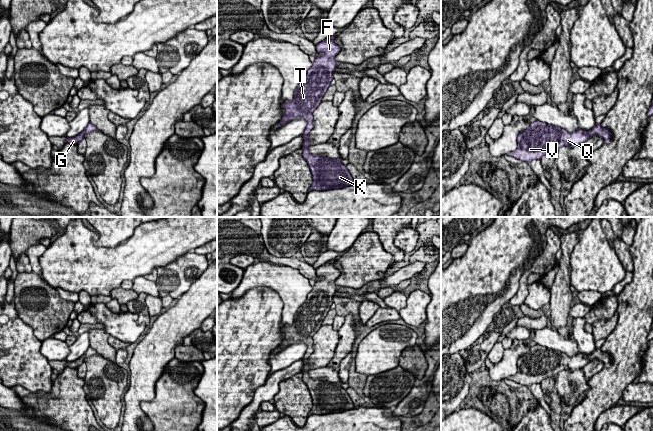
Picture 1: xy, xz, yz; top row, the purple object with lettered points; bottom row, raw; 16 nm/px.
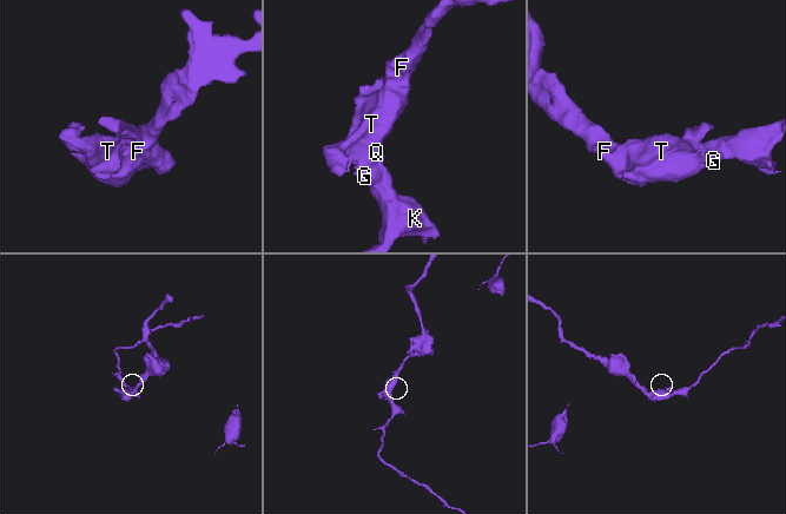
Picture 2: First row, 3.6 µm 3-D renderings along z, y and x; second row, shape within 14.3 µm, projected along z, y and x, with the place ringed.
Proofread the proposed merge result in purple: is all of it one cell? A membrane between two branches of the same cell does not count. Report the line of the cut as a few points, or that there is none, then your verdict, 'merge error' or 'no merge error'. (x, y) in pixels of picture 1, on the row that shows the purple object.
cut none; no merge error

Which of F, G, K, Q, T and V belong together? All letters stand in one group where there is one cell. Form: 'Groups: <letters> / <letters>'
Groups: F G K Q T V

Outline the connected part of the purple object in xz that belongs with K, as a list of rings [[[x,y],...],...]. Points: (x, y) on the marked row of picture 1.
[[[331,36],[316,45],[317,52],[323,55],[315,58],[306,77],[297,86],[293,99],[284,102],[282,120],[274,125],[281,126],[295,118],[304,118],[307,121],[304,133],[301,135],[304,139],[302,155],[312,173],[310,190],[316,191],[340,189],[356,183],[339,159],[312,155],[309,152],[309,147],[312,146],[309,134],[314,128],[312,113],[321,103],[337,68],[335,56],[341,48],[335,43],[335,37]]]

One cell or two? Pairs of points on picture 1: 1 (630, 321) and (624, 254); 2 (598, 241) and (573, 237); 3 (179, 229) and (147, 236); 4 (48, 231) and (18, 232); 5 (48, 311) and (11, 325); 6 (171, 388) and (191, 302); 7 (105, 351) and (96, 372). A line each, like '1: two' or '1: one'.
1: two
2: two
3: one
4: one
5: two
6: two
7: two

